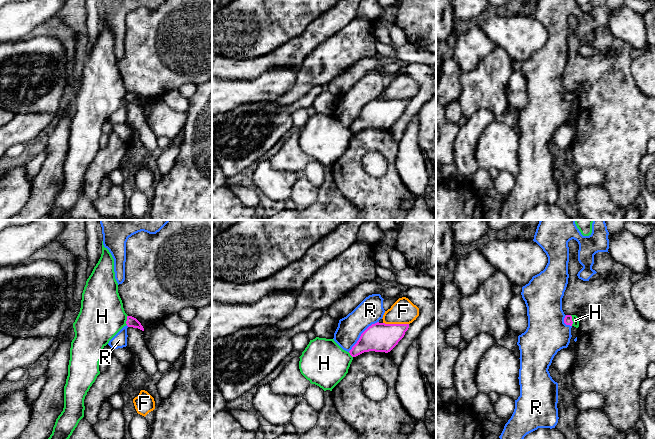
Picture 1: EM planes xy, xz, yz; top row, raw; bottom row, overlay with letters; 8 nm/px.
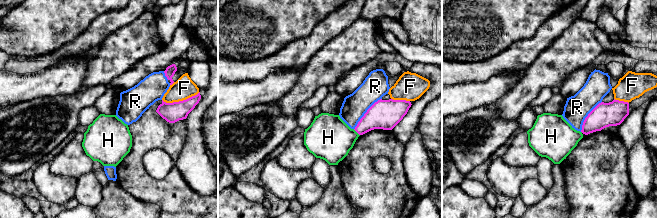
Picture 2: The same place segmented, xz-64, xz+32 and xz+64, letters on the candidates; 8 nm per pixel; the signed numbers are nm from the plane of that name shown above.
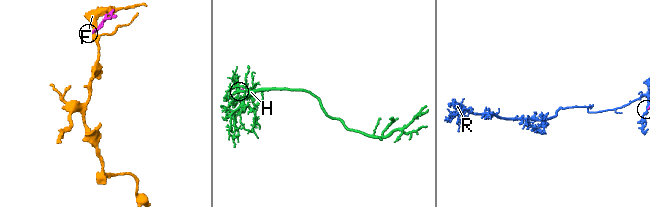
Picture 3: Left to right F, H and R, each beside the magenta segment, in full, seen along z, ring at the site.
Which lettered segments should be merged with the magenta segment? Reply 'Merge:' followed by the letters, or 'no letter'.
Merge: no letter

